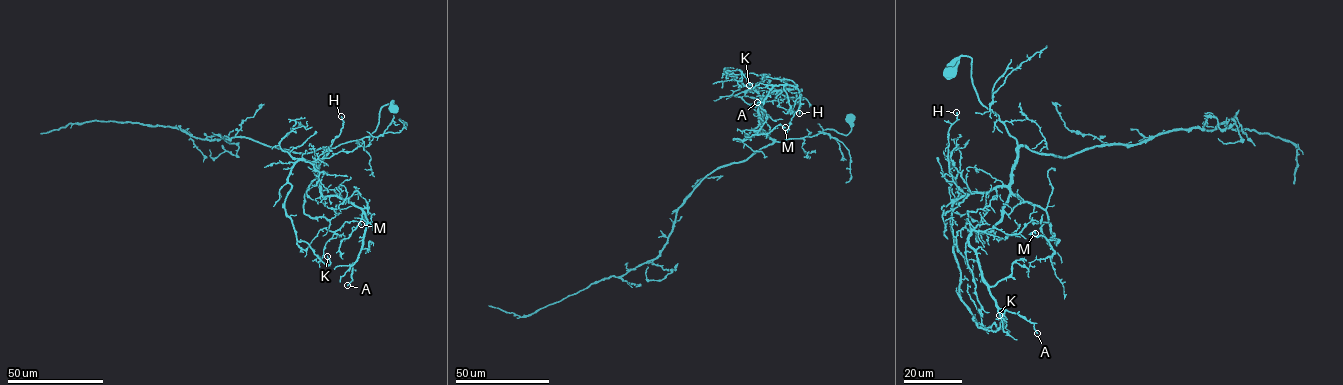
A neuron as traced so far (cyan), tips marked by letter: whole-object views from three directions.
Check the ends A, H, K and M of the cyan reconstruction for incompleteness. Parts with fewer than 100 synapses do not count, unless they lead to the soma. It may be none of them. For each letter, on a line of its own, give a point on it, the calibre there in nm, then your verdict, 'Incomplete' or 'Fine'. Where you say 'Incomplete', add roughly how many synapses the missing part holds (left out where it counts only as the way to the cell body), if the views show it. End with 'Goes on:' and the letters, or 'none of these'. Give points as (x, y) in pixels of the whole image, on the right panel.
A: Place: (1037, 333). Thickness 130 nm. Fine
H: Place: (956, 112). Thickness 220 nm. Fine
K: Place: (999, 315). Thickness 80 nm. Fine
M: Place: (1035, 233). Thickness 120 nm. Fine
Goes on: none of these

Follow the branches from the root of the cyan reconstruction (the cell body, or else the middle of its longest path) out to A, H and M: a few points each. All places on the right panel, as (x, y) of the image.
A: (949, 72), (971, 58), (978, 100), (1017, 142), (1002, 219), (969, 229), (968, 242), (995, 303), (1037, 333)
H: (949, 72), (971, 58), (978, 100), (1017, 142), (1008, 185), (966, 194), (954, 182), (948, 132), (956, 112)
M: (949, 72), (960, 56), (972, 59), (978, 100), (1017, 142), (1010, 190), (1046, 212), (1055, 253), (1035, 233)

